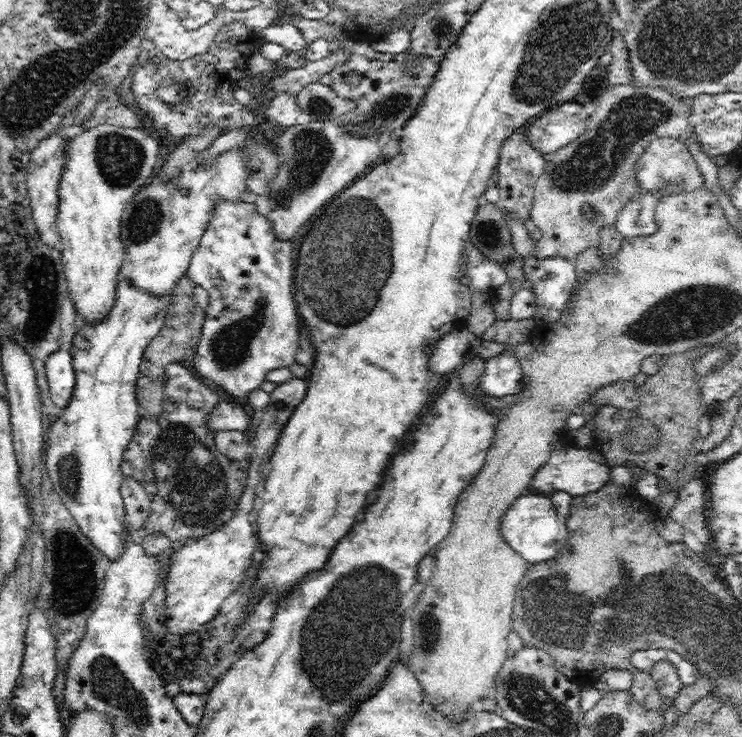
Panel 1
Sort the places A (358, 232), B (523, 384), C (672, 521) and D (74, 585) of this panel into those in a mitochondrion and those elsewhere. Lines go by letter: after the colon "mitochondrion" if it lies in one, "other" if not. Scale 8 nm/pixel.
A: mitochondrion
B: other
C: other
D: mitochondrion

